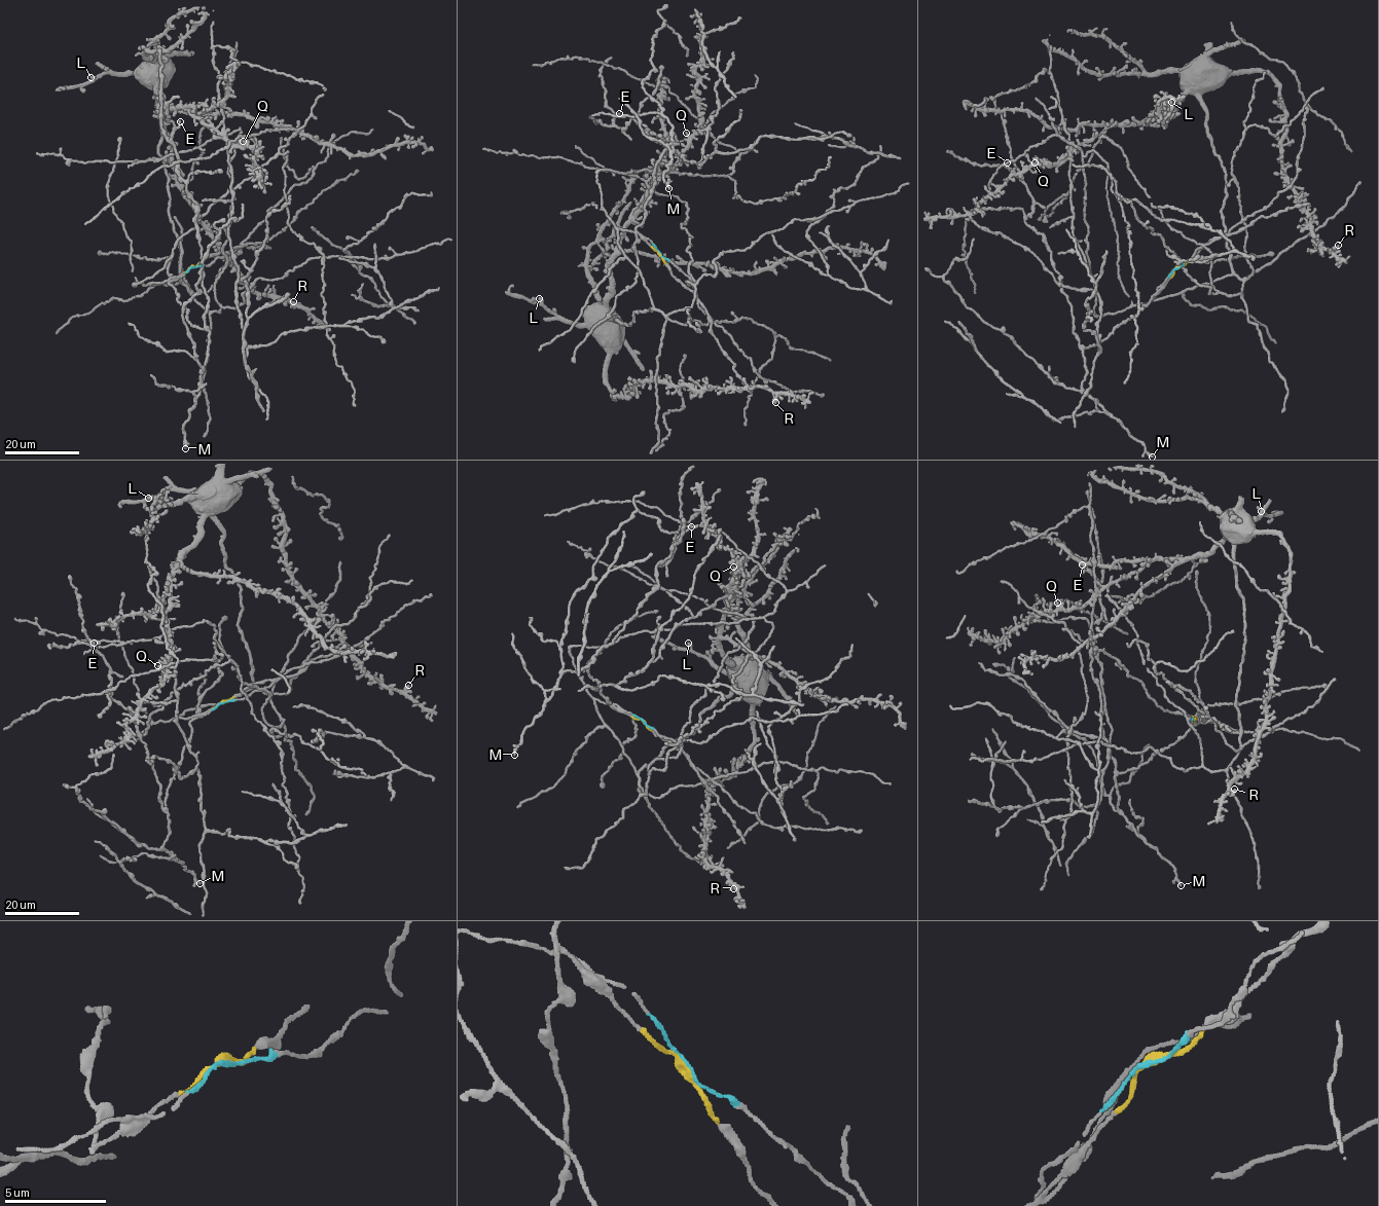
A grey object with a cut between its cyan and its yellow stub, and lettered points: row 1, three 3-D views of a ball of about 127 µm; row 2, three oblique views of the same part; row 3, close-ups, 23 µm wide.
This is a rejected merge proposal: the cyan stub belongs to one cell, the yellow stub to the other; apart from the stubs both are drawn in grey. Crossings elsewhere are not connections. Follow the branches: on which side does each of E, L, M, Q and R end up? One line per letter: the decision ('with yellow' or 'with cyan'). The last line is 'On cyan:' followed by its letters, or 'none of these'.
E: with yellow
L: with cyan
M: with yellow
Q: with cyan
R: with cyan
On cyan: L, Q, R

